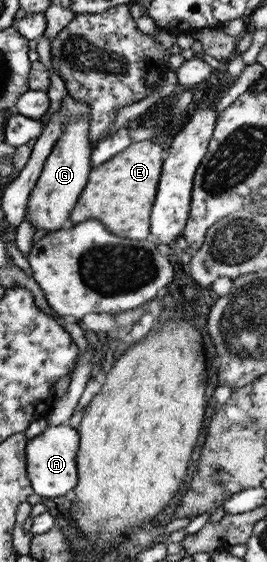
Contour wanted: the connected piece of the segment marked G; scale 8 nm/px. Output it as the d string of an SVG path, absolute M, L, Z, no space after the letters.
M78 119L68 121L62 137L54 145L54 149L32 189L26 207L26 221L30 221L38 231L52 232L68 226L70 214L75 209L81 197L82 191L89 183L89 176L92 172L93 143L90 141L90 119Z

